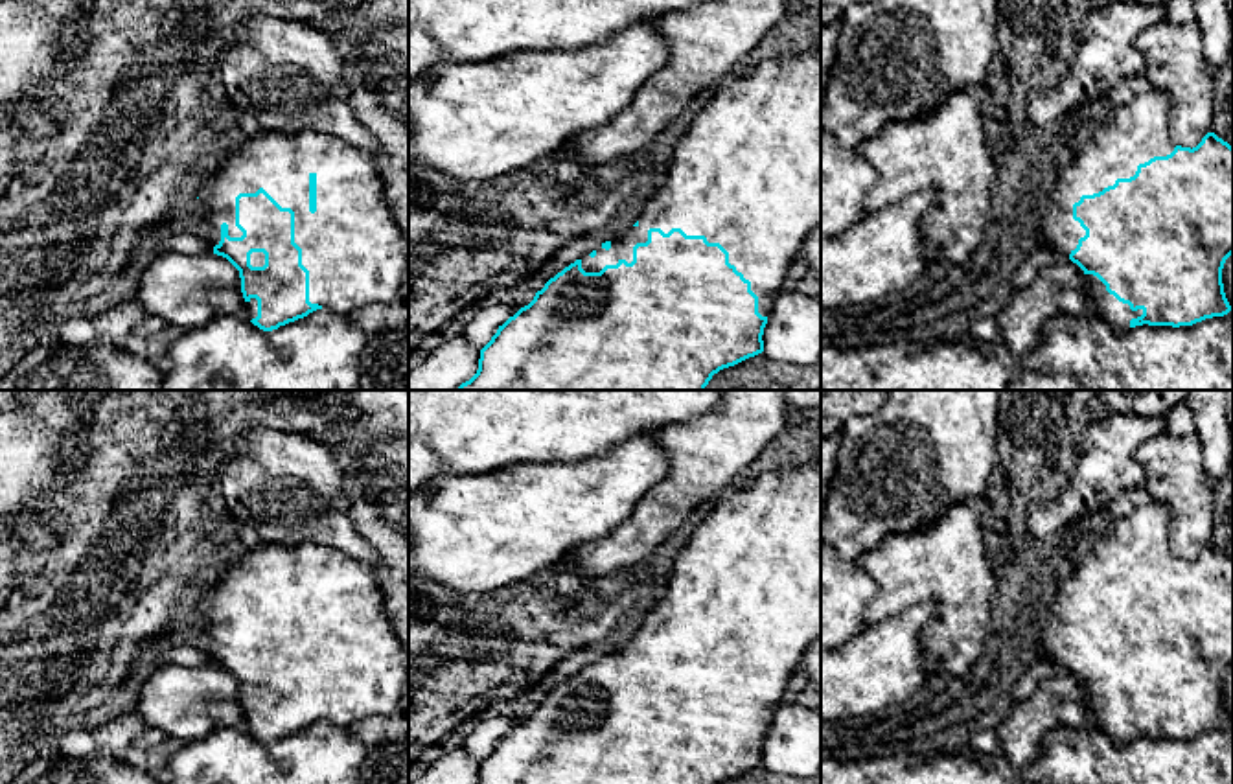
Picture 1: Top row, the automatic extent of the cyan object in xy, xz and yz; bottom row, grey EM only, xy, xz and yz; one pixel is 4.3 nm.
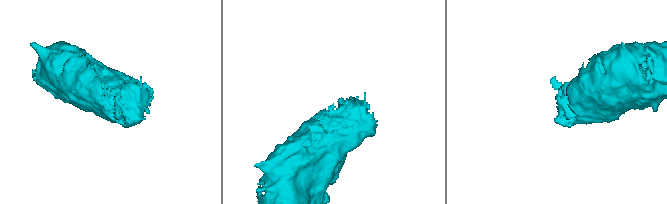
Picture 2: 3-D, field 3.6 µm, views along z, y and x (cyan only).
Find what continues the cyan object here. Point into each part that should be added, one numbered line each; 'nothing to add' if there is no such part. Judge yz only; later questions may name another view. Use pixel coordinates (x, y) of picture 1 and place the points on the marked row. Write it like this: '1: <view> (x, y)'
1: yz (1140, 127)

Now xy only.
1: xy (356, 254)

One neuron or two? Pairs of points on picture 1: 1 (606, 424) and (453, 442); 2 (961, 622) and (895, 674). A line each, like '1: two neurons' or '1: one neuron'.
1: one neuron
2: two neurons

